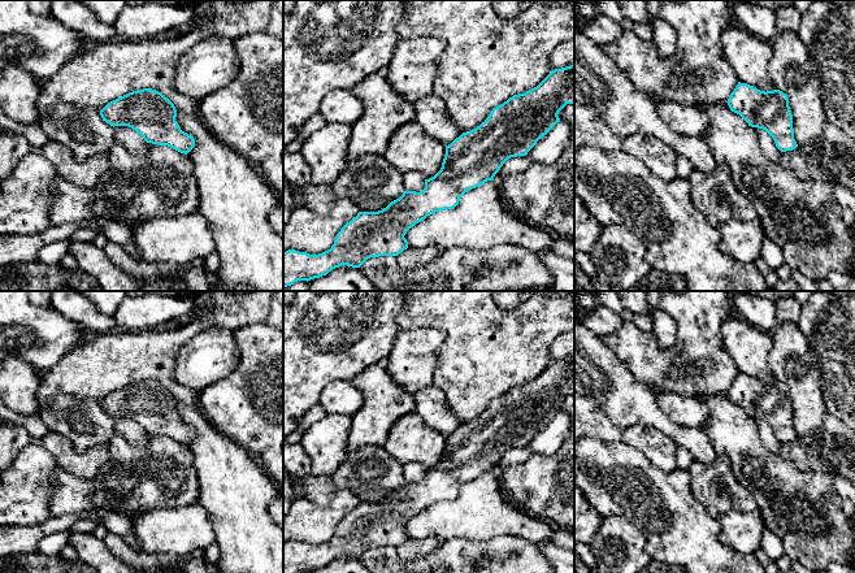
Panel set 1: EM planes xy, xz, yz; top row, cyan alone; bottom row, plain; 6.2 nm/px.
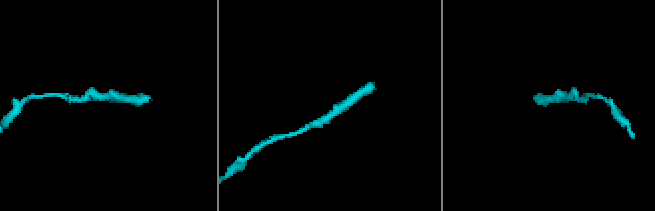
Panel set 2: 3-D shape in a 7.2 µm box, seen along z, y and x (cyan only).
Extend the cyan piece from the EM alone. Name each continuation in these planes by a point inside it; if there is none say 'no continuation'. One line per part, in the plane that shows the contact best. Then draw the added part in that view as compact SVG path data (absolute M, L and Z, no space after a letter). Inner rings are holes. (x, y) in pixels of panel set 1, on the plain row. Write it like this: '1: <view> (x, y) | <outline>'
no continuation

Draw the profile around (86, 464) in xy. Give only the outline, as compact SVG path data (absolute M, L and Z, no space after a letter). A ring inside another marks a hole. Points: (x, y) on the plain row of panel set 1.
M53 431L44 435L40 444L57 461L60 468L81 479L95 479L99 470L109 460L108 444L77 451L69 439Z

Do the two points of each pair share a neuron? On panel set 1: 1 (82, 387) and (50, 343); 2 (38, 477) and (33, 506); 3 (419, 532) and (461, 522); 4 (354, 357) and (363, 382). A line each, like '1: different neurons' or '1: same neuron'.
1: different neurons
2: same neuron
3: same neuron
4: different neurons

